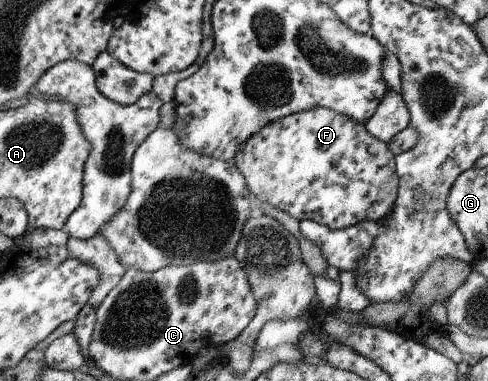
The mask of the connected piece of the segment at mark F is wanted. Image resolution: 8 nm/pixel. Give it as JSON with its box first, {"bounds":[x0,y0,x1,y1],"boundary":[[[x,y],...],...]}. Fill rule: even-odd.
{"bounds":[233,107,401,229],"boundary":[[[315,107],[311,110],[297,112],[285,118],[275,120],[274,123],[266,124],[261,131],[255,132],[251,139],[241,148],[234,156],[233,162],[238,165],[243,176],[246,177],[246,183],[249,185],[252,194],[261,202],[267,202],[271,206],[275,206],[281,212],[287,212],[289,216],[302,221],[309,219],[318,221],[319,224],[332,229],[344,229],[365,222],[365,220],[373,220],[383,226],[385,220],[389,219],[394,214],[396,203],[398,202],[398,191],[400,190],[401,178],[397,168],[397,156],[391,152],[389,144],[379,140],[378,137],[371,136],[366,125],[355,121],[352,117],[345,116],[341,112],[335,112],[334,109],[325,107]]]}

